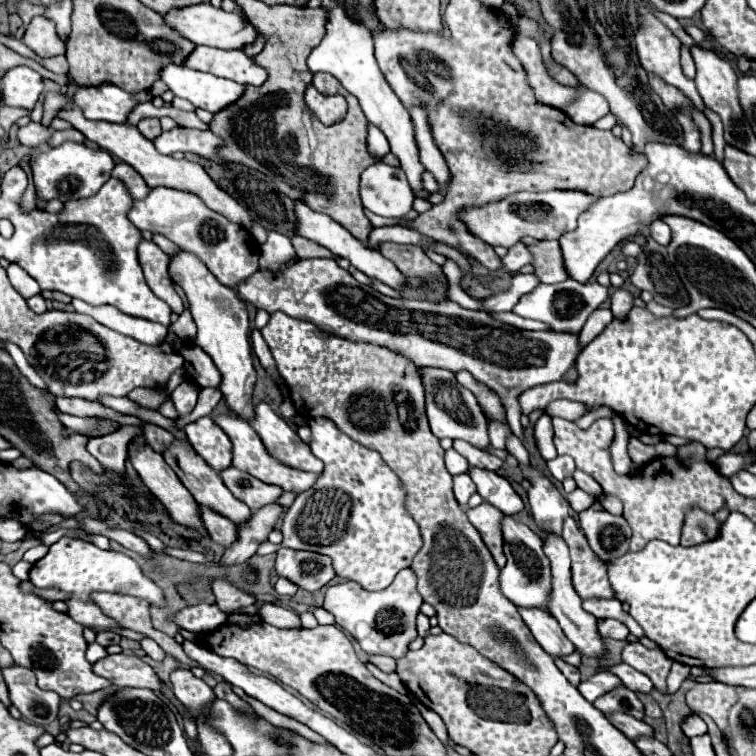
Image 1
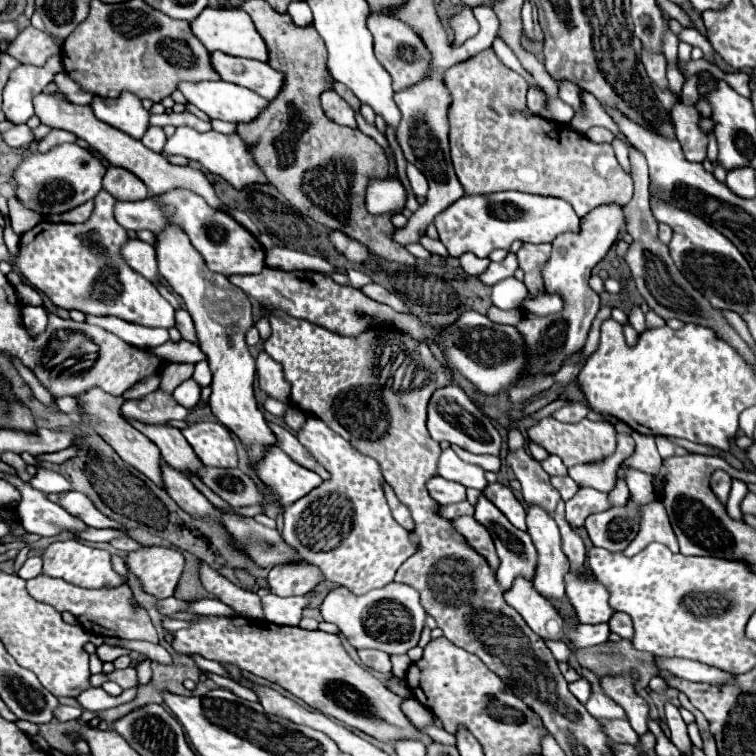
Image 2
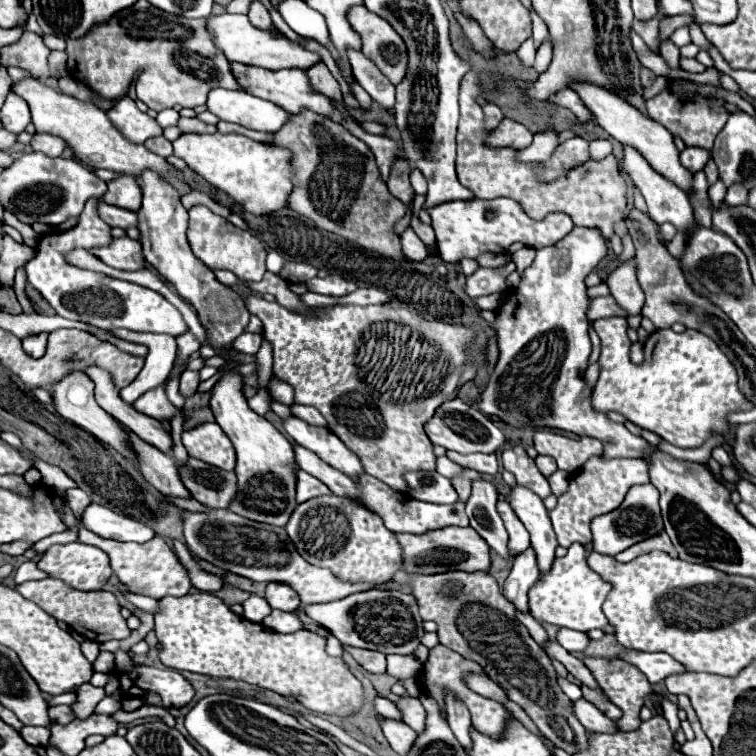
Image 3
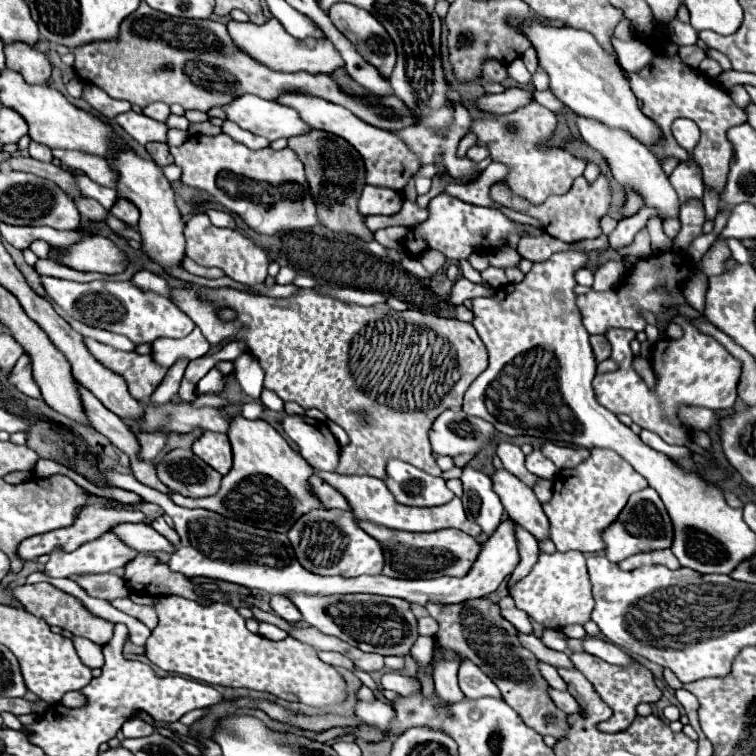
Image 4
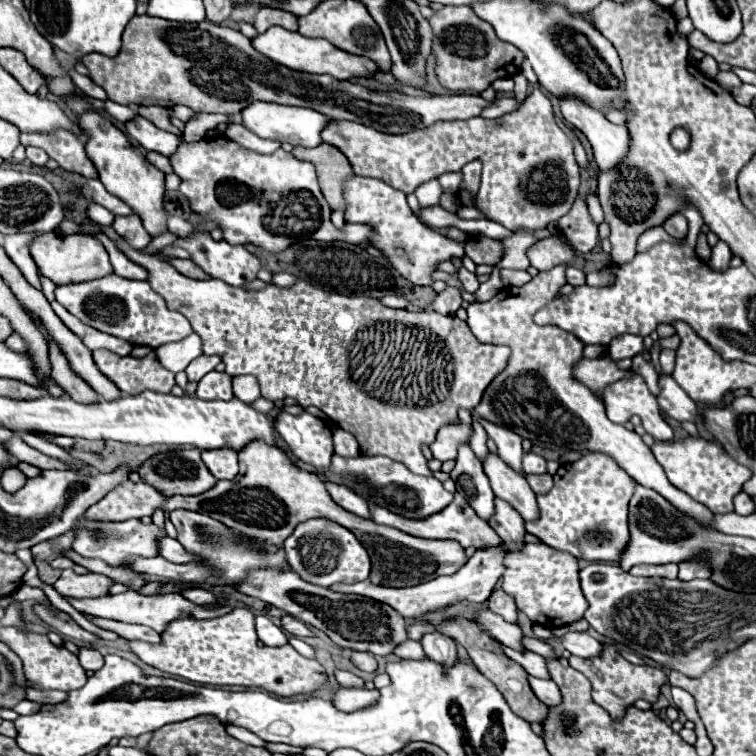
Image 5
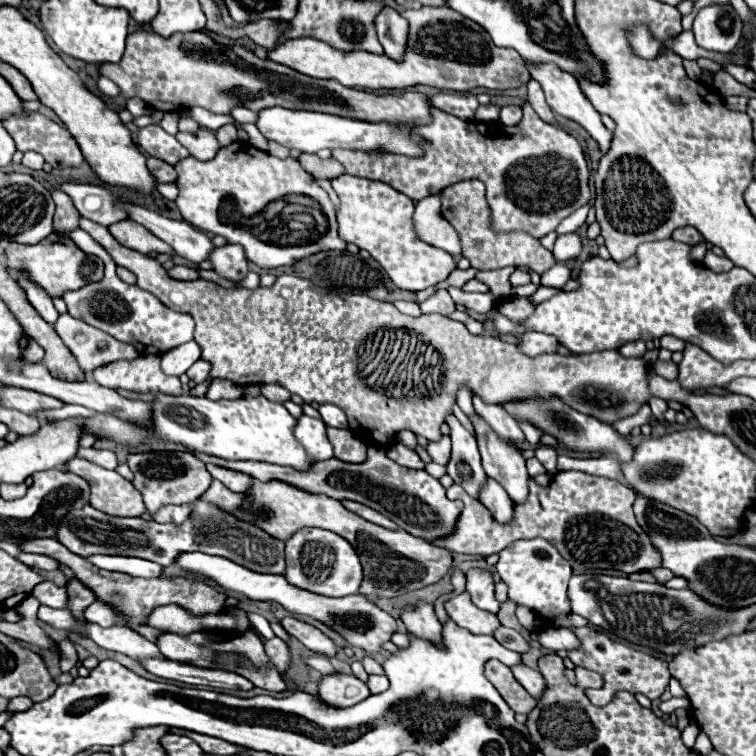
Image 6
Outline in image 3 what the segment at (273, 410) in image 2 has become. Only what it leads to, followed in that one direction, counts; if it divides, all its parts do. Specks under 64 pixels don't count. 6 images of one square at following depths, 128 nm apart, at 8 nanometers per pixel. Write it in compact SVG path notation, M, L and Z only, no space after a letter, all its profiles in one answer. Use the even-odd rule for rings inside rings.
M258 388L256 396L248 400L250 408L254 408L260 416L264 416L268 410L270 410L270 404L272 404L272 398L270 398L270 392L264 390L264 388Z

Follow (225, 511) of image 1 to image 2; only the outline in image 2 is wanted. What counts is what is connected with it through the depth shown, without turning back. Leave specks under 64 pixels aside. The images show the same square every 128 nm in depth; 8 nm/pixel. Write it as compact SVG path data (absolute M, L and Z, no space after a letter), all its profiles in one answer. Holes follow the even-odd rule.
M132 422L132 426L136 426L136 430L148 436L160 448L164 462L172 464L172 468L180 468L180 472L196 476L196 468L204 466L200 464L200 460L196 460L196 454L192 452L192 448L188 448L188 442L178 428L150 426L142 422Z

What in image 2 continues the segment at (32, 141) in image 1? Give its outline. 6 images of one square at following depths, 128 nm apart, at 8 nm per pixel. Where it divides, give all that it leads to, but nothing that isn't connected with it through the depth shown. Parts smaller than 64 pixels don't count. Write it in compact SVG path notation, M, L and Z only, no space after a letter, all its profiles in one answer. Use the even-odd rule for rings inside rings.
M20 124L20 126L14 126L12 130L4 132L2 136L4 136L6 144L8 144L8 146L14 146L14 148L20 148L20 146L26 146L26 144L30 144L30 142L34 140L34 134L32 134L32 128L30 128L30 126L26 126L26 124Z

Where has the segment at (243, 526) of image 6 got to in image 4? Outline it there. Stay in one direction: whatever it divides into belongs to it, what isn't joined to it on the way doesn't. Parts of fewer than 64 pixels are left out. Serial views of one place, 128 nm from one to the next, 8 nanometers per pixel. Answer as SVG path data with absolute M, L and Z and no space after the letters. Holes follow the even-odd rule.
M106 532L100 538L82 544L74 552L64 552L56 548L50 552L46 564L48 576L82 576L82 574L104 574L122 568L128 558L136 552L124 546L114 534Z

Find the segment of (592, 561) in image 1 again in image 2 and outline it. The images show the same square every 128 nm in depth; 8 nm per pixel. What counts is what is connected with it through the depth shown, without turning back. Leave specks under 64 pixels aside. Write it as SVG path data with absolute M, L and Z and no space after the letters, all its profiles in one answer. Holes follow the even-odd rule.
M560 502L556 506L554 520L558 522L558 528L560 528L560 534L562 534L562 546L564 546L566 556L570 558L574 570L580 570L586 564L586 548L584 548L584 542L578 536L578 532L568 524L568 520L564 516L564 502Z

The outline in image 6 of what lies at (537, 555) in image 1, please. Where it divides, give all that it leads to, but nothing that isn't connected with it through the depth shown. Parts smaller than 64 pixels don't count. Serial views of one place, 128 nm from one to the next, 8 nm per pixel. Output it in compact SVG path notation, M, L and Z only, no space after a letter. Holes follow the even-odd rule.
M448 416L446 422L450 424L452 438L452 458L448 462L448 474L472 498L478 498L480 488L484 486L484 480L488 480L488 476L480 464L476 438L454 416Z

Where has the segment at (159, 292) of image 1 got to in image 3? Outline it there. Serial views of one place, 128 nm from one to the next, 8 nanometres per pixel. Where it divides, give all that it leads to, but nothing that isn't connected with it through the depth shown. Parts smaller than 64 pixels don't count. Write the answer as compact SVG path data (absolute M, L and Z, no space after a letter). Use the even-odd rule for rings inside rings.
M128 236L124 238L116 238L110 246L106 248L96 248L92 250L92 254L96 254L102 262L106 262L112 268L118 270L142 270L146 268L146 260L140 248L138 240L132 240ZM192 330L180 334L180 336L176 338L176 342L178 342L178 352L180 352L182 358L190 356L192 352L196 352L196 350L200 348L200 344L196 344L196 336L192 336Z

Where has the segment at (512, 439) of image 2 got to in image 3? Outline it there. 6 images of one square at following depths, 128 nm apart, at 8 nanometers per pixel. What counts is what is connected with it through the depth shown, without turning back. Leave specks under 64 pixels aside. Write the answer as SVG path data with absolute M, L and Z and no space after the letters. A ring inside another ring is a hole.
M630 260L614 268L606 284L610 286L610 292L620 308L624 308L628 314L640 314L644 304L644 292L638 288L636 268Z

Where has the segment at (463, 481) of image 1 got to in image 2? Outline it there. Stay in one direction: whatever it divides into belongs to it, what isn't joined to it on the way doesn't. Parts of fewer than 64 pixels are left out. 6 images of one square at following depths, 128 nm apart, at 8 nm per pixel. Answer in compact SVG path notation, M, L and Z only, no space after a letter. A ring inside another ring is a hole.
M434 476L432 480L428 480L428 492L440 504L456 504L460 500L466 500L466 486L442 476Z

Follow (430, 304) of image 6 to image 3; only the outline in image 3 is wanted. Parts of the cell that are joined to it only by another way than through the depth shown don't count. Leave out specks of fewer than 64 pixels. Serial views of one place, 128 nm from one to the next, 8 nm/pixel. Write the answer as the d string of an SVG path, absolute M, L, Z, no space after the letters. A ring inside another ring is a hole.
M508 262L500 268L478 268L466 280L466 294L472 298L486 296L490 292L500 292L506 288L506 278L516 270L513 262Z

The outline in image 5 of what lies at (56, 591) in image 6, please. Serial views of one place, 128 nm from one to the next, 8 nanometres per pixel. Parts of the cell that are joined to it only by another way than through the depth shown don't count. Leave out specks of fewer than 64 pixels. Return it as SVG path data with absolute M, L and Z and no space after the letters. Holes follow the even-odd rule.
M134 590L124 592L124 594L116 594L116 596L104 596L104 598L86 598L86 600L76 600L76 598L68 598L68 602L78 610L78 612L88 612L88 614L96 614L96 616L104 616L104 618L114 618L114 620L122 620L122 622L130 622L130 624L144 624L154 628L156 632L162 632L164 626L174 620L176 616L184 616L184 614L194 614L196 618L214 618L220 614L230 612L230 606L222 606L218 610L204 610L202 606L192 604L190 600L186 600L182 594L156 594L156 596L142 596Z

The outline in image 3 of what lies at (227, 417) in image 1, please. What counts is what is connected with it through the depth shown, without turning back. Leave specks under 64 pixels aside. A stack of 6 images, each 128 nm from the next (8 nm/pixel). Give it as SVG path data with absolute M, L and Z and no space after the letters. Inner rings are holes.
M298 468L296 470L296 502L300 504L300 502L306 502L306 500L322 496L322 494L330 494L328 486Z

